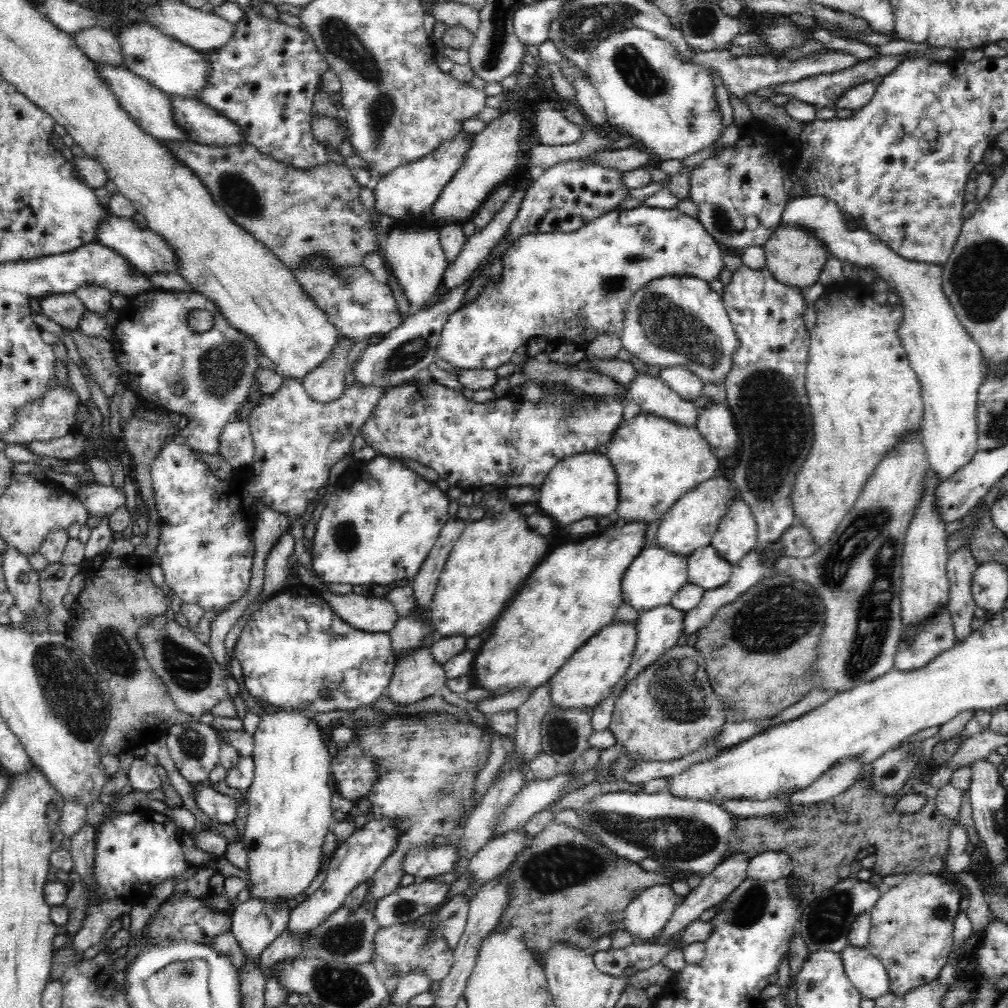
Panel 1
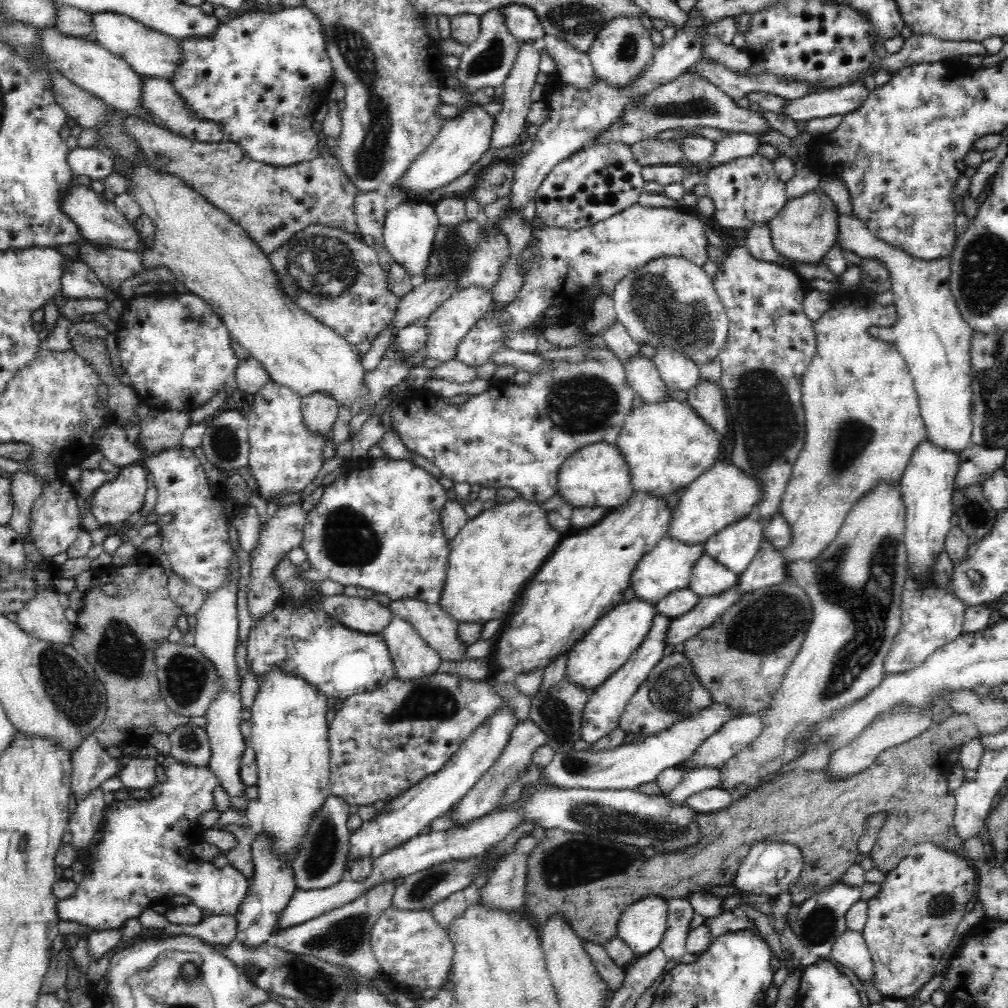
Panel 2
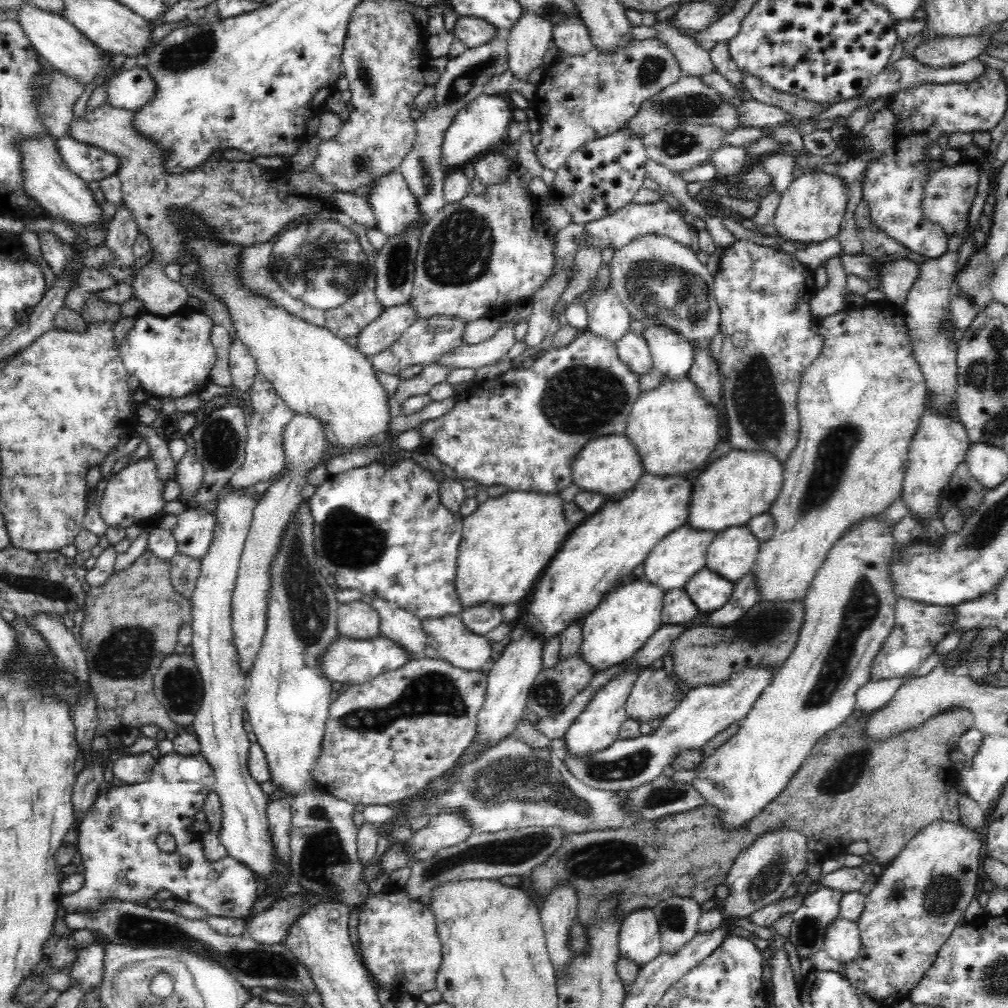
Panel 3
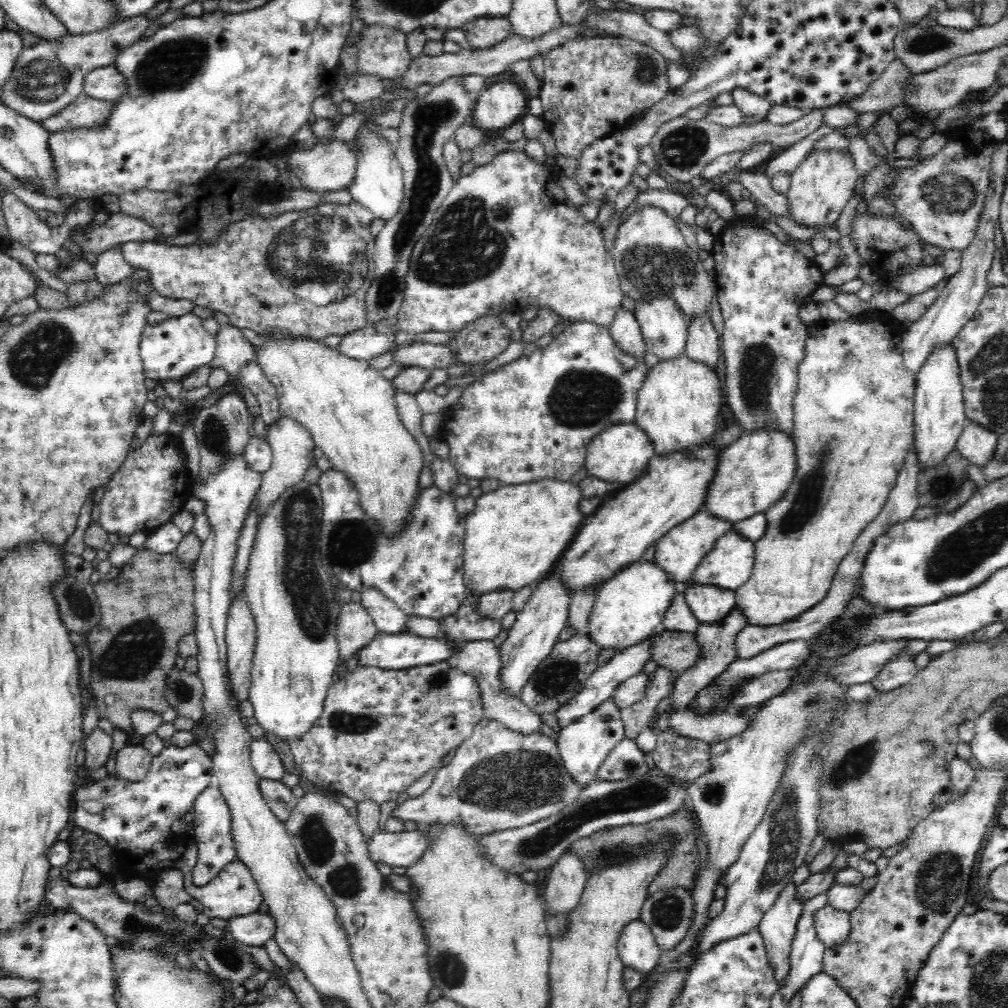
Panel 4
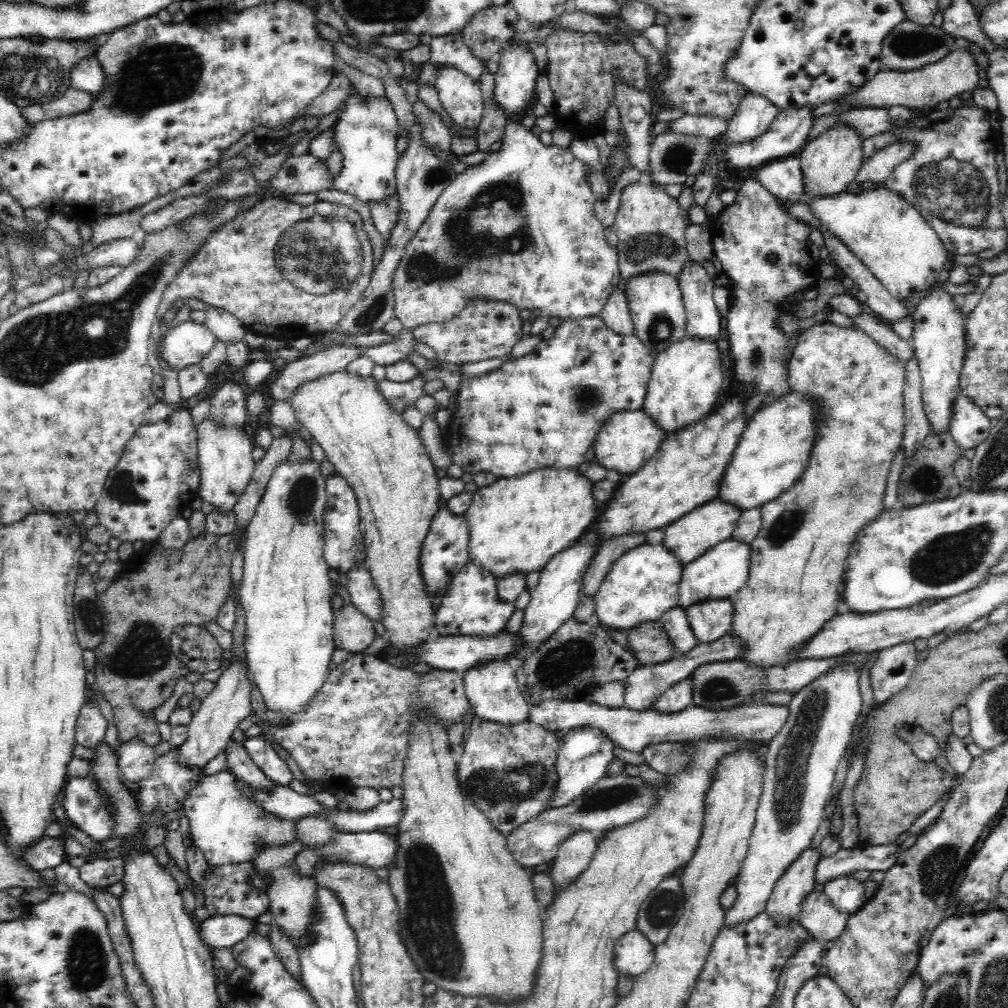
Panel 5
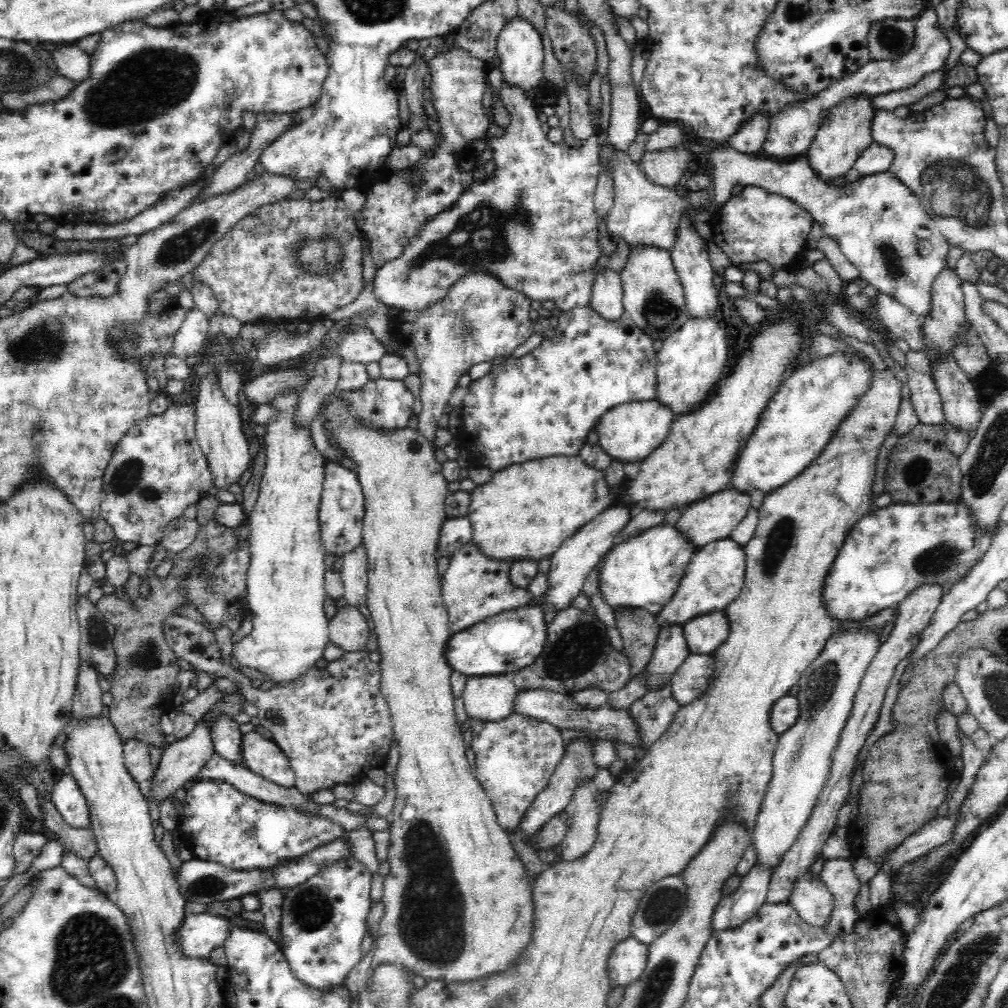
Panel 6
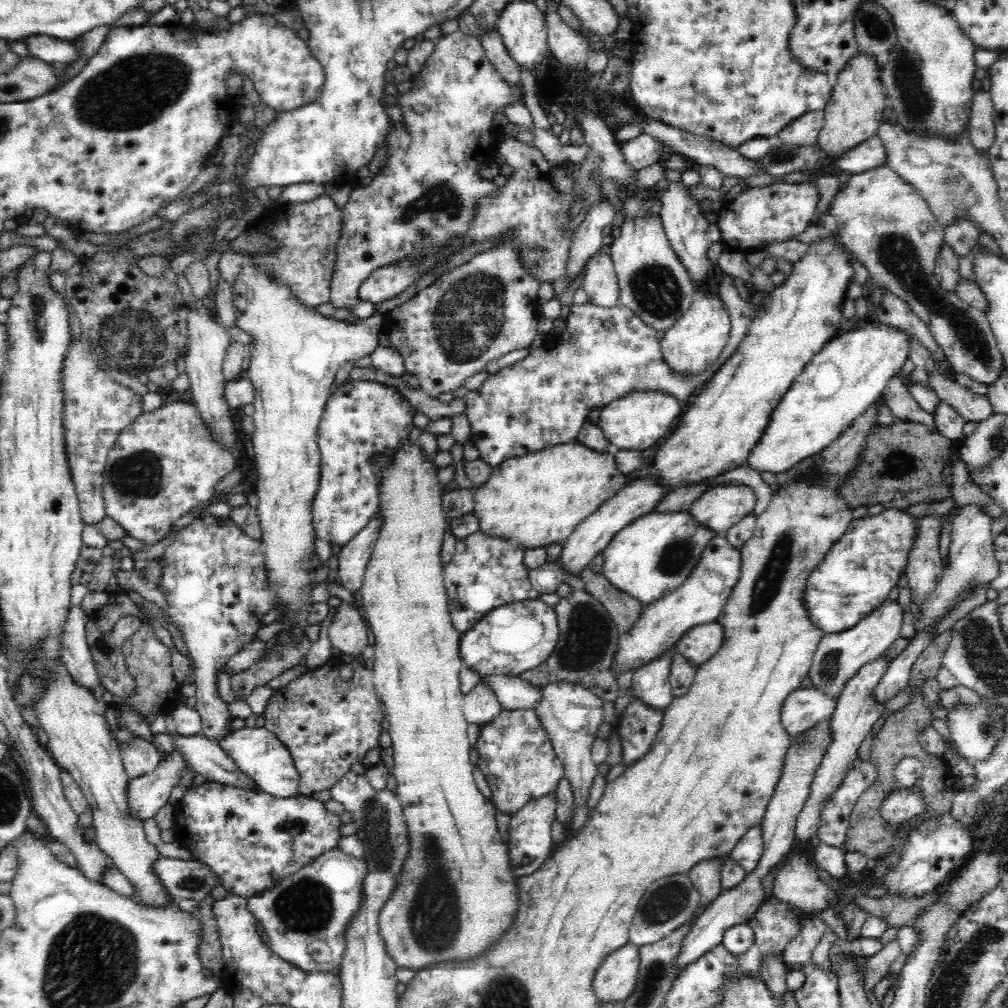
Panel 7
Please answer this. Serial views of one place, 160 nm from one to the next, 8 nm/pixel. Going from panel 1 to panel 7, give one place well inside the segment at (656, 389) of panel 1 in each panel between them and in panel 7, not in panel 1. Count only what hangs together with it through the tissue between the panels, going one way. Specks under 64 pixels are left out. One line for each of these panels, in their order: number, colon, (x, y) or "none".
2: (642, 375)
3: (632, 349)
4: (625, 330)
5: (616, 314)
6: (607, 292)
7: (601, 285)

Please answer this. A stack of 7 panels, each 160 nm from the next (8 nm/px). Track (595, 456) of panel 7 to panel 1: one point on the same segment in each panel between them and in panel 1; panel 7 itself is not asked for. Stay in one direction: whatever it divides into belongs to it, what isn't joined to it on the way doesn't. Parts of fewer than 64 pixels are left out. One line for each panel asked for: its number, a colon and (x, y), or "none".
1: (493, 557)
2: (491, 560)
3: (506, 545)
4: (515, 535)
5: (515, 526)
6: (525, 512)

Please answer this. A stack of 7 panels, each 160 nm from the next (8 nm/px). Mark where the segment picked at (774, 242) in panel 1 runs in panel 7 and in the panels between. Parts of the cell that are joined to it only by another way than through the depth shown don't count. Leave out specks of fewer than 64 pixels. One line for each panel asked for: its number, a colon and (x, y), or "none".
2: (804, 231)
3: (811, 210)
4: (819, 189)
5: (830, 162)
6: (844, 134)
7: (858, 105)

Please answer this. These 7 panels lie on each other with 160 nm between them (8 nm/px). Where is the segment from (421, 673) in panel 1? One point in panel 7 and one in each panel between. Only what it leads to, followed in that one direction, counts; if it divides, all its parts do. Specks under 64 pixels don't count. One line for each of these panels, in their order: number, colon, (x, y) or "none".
2: (412, 658)
3: (399, 625)
4: (388, 618)
5: (364, 595)
6: (354, 567)
7: (352, 559)

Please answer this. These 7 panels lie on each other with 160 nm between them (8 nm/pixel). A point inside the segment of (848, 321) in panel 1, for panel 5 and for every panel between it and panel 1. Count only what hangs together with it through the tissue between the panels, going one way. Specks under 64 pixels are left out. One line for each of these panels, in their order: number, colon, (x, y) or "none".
2: (862, 419)
3: (865, 388)
4: (853, 415)
5: (797, 563)

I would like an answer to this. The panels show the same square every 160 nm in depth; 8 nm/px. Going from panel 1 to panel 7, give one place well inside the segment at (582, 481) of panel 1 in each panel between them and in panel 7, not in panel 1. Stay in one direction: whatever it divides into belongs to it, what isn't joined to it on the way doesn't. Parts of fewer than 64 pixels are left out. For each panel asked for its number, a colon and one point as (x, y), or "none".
2: (597, 475)
3: (610, 465)
4: (619, 454)
5: (624, 445)
6: (629, 433)
7: (636, 421)

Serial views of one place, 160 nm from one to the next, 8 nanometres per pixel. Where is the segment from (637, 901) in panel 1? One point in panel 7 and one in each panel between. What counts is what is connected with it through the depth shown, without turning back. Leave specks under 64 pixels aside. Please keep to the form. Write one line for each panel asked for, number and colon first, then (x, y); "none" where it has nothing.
2: (643, 924)
3: (639, 937)
4: (637, 948)
5: (634, 954)
6: (628, 960)
7: (616, 979)

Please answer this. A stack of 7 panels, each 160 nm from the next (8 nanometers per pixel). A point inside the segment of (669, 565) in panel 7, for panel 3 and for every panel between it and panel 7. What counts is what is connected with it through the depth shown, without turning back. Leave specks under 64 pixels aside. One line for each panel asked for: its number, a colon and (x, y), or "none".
3: (620, 625)
4: (630, 607)
5: (643, 584)
6: (644, 572)

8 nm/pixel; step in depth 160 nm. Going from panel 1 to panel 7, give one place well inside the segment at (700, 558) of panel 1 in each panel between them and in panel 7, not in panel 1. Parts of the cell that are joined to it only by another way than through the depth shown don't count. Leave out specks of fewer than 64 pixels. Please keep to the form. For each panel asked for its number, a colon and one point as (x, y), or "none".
2: (708, 577)
3: (709, 592)
4: (708, 604)
5: (711, 619)
6: (704, 634)
7: (699, 644)

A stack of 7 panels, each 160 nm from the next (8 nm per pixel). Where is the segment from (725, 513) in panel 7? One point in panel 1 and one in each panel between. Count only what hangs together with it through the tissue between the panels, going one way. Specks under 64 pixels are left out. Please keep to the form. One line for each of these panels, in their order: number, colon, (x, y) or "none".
1: (655, 575)
2: (667, 567)
3: (681, 554)
4: (679, 552)
5: (688, 538)
6: (714, 518)

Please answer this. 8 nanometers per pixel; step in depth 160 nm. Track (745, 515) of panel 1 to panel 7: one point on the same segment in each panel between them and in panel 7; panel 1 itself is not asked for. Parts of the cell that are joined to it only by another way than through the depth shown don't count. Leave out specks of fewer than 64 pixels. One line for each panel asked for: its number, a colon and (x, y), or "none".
2: (734, 546)
3: (732, 552)
4: (729, 565)
5: (722, 570)
6: (715, 576)
7: (700, 599)

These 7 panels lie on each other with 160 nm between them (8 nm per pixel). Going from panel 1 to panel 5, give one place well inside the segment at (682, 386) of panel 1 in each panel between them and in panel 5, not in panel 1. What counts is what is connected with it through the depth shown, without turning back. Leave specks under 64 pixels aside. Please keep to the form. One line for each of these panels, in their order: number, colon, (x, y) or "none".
2: (678, 372)
3: (672, 354)
4: (664, 329)
5: (655, 301)

